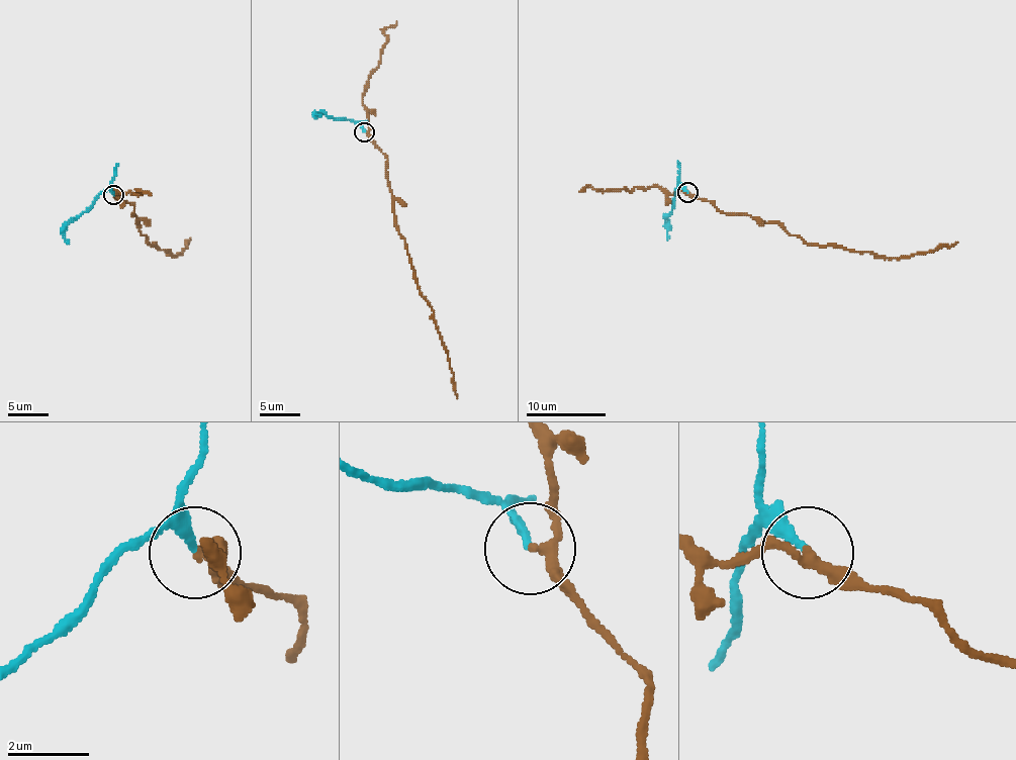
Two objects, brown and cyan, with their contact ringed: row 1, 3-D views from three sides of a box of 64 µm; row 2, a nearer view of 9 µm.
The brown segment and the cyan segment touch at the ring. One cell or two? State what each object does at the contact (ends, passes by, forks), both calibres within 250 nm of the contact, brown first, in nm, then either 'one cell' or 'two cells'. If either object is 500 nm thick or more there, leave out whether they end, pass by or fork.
brown passes by | cyan ends | 200/190 nm | two cells

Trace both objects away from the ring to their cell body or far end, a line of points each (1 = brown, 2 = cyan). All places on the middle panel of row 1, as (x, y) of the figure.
1: (365, 131), (387, 158), (385, 168), (394, 222), (409, 257), (413, 278), (434, 312), (457, 398)
2: (365, 131), (358, 123), (321, 114)

